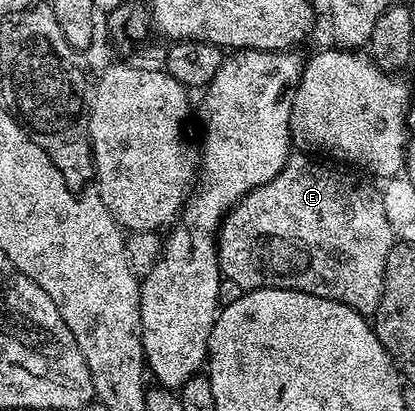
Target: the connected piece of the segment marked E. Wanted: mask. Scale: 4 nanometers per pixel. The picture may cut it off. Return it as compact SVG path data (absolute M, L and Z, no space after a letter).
M306 153L291 154L290 159L284 165L284 169L280 169L280 173L276 173L276 177L272 177L272 181L268 181L264 185L260 185L256 189L249 191L239 203L226 212L226 218L222 220L216 236L218 240L219 272L225 278L236 281L236 285L240 285L243 292L264 289L265 287L303 291L316 297L340 301L344 305L356 309L364 316L373 316L380 305L380 297L384 293L388 253L394 248L396 242L396 236L390 224L386 206L382 200L381 190L377 186L374 188L372 184L365 183L362 179L357 179L354 175L349 175L346 171L341 171L343 169L341 166L332 165L334 167L329 167L328 164L317 163L316 160L309 159L309 157L314 158Z

